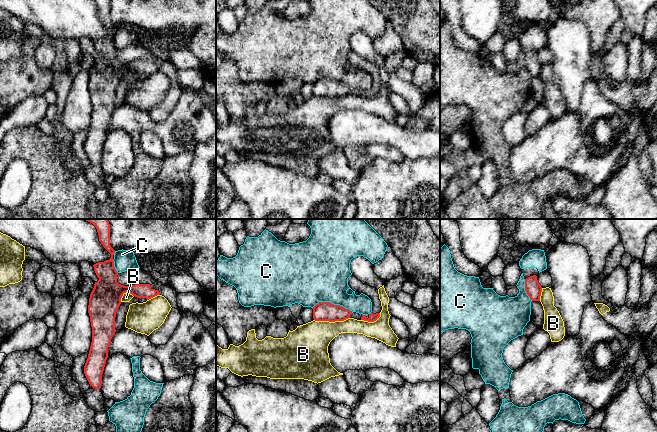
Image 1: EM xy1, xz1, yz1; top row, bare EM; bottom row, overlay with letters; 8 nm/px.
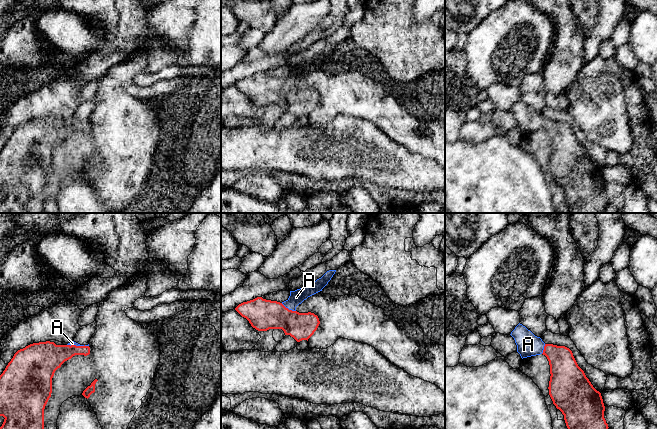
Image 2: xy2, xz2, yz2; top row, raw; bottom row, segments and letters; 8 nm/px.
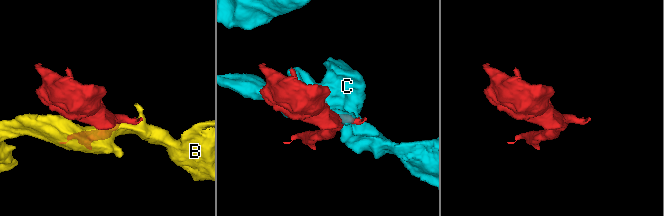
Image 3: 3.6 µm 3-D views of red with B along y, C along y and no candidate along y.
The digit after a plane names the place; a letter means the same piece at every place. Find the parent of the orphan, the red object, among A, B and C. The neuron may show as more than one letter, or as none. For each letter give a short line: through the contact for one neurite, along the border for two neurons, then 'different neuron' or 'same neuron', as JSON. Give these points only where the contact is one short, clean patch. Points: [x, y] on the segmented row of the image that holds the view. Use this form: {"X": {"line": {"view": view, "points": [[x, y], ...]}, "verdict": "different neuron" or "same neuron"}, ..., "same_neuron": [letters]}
{"A": {"line": {"view": "xz2", "points": [[262, 314], [281, 314], [287, 308], [296, 297]]}, "verdict": "same neuron"}, "B": {"verdict": "different neuron"}, "C": {"verdict": "different neuron"}, "same_neuron": ["A"]}

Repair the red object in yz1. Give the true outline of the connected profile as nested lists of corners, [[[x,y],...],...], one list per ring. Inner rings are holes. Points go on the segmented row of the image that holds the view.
[[[536,275],[525,279],[525,291],[532,301],[540,301],[542,287]]]

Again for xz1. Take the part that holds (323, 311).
[[[319,302],[313,308],[313,319],[315,321],[344,321],[350,318],[352,311],[340,305],[330,302]]]

